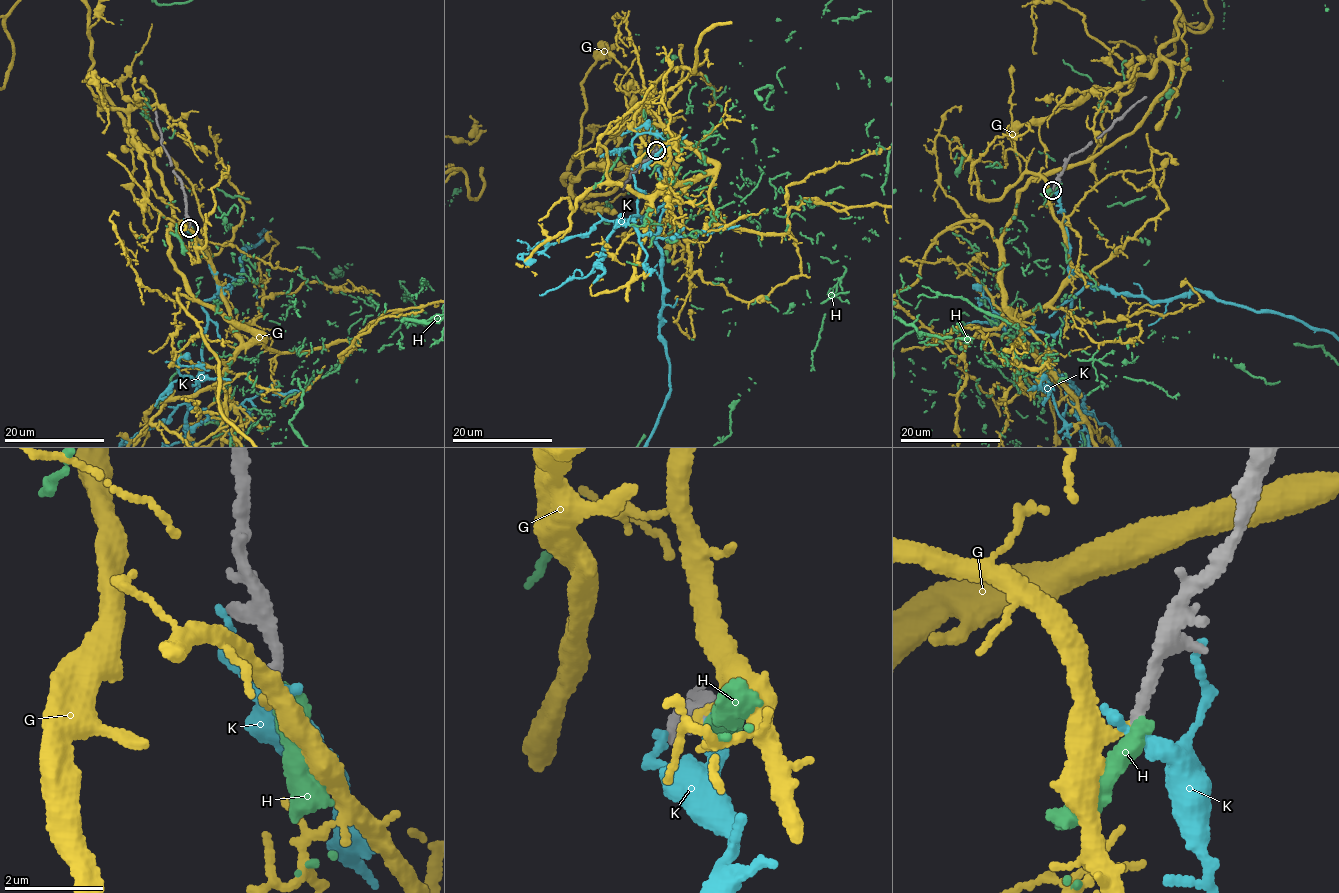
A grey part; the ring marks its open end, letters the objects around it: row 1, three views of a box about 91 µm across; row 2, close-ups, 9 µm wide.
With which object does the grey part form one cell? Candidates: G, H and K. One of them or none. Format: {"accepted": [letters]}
{"accepted": []}

